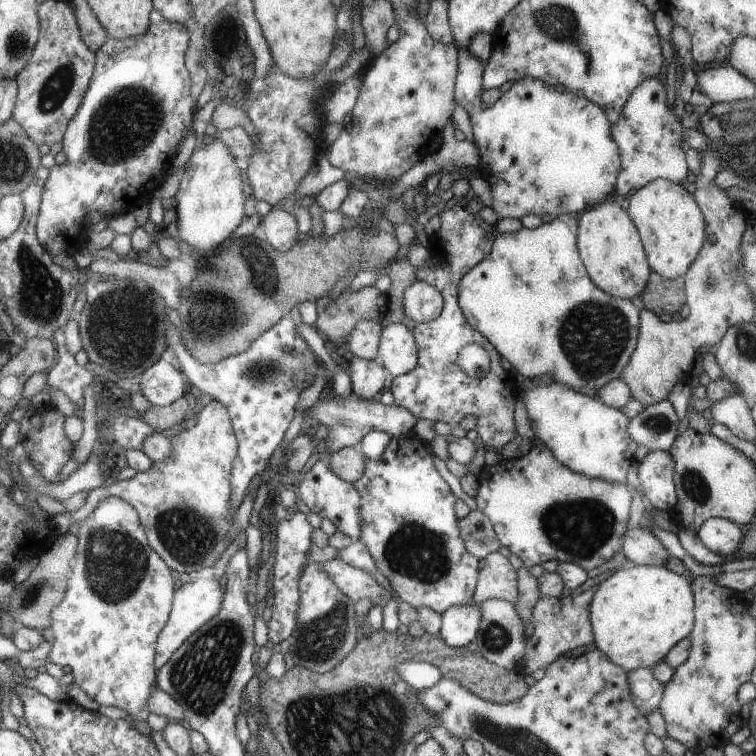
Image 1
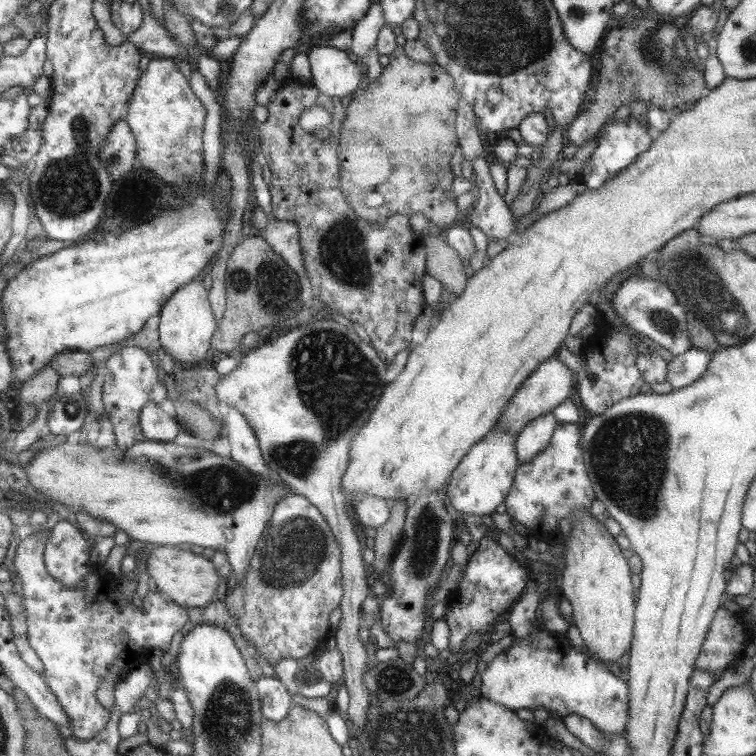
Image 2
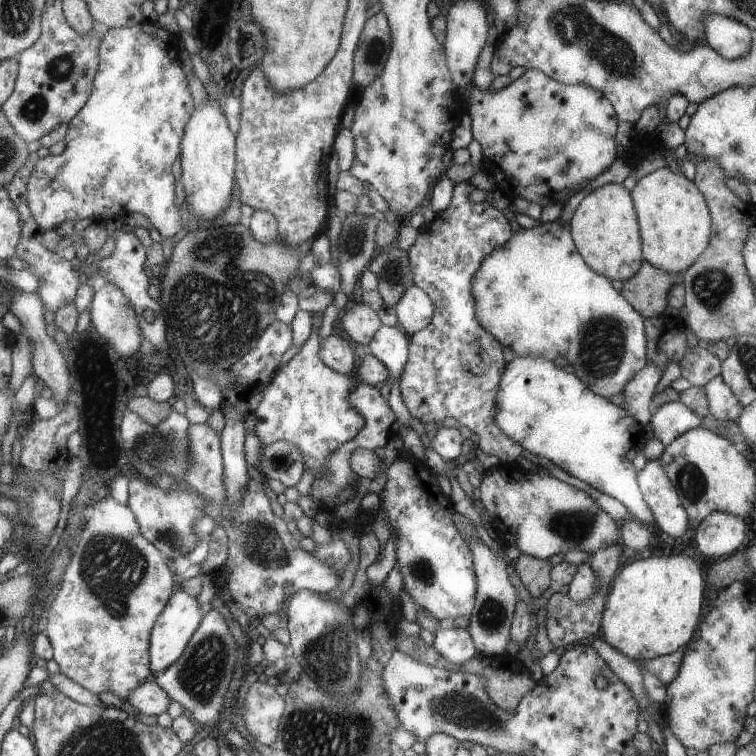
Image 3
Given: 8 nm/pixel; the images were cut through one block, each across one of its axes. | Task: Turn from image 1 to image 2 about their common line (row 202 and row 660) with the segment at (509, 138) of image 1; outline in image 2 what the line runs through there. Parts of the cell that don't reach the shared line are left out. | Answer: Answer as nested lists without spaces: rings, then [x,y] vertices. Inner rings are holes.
[[[535,624],[536,634],[528,638],[513,637],[513,643],[509,648],[499,651],[497,656],[493,657],[491,662],[480,674],[480,696],[490,701],[501,703],[509,710],[519,710],[526,708],[533,711],[537,706],[542,706],[549,713],[556,712],[559,718],[566,714],[578,714],[583,718],[589,719],[593,727],[601,732],[605,739],[611,739],[624,733],[624,728],[628,724],[628,685],[627,682],[621,682],[619,676],[615,678],[605,670],[605,664],[591,656],[579,654],[569,646],[565,640],[565,633],[553,635],[545,627]]]

